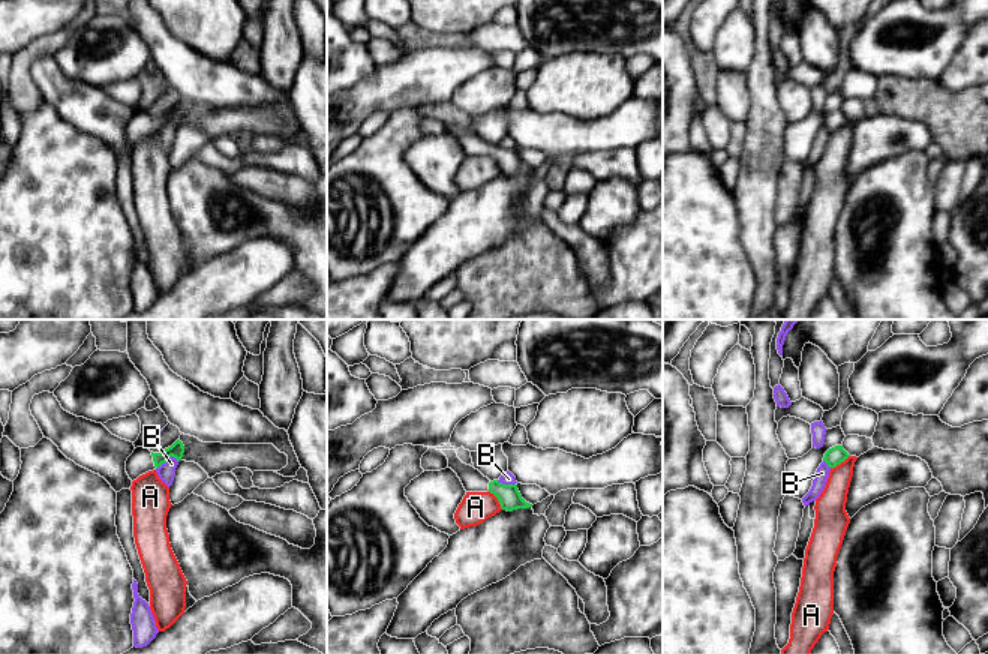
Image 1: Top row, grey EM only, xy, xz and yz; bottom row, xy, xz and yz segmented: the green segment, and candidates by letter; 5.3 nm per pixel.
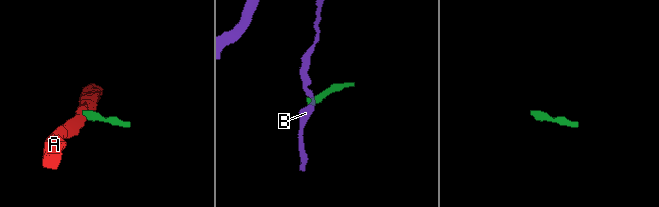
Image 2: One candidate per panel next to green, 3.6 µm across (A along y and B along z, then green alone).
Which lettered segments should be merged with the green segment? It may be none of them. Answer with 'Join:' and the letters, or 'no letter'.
Join: no letter

